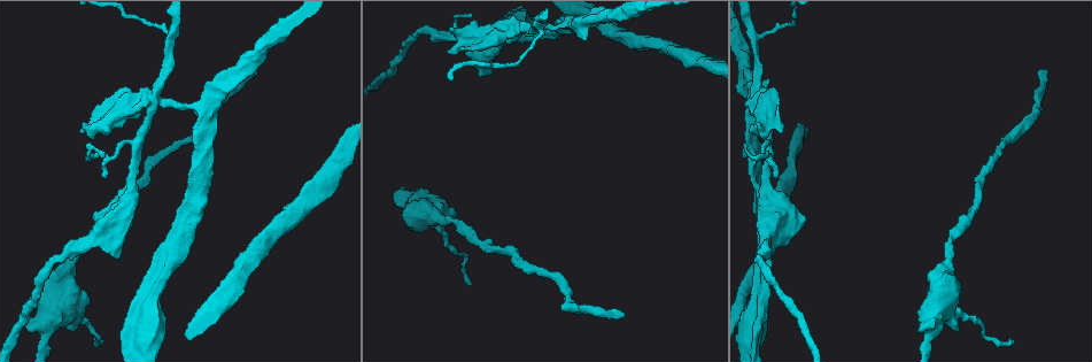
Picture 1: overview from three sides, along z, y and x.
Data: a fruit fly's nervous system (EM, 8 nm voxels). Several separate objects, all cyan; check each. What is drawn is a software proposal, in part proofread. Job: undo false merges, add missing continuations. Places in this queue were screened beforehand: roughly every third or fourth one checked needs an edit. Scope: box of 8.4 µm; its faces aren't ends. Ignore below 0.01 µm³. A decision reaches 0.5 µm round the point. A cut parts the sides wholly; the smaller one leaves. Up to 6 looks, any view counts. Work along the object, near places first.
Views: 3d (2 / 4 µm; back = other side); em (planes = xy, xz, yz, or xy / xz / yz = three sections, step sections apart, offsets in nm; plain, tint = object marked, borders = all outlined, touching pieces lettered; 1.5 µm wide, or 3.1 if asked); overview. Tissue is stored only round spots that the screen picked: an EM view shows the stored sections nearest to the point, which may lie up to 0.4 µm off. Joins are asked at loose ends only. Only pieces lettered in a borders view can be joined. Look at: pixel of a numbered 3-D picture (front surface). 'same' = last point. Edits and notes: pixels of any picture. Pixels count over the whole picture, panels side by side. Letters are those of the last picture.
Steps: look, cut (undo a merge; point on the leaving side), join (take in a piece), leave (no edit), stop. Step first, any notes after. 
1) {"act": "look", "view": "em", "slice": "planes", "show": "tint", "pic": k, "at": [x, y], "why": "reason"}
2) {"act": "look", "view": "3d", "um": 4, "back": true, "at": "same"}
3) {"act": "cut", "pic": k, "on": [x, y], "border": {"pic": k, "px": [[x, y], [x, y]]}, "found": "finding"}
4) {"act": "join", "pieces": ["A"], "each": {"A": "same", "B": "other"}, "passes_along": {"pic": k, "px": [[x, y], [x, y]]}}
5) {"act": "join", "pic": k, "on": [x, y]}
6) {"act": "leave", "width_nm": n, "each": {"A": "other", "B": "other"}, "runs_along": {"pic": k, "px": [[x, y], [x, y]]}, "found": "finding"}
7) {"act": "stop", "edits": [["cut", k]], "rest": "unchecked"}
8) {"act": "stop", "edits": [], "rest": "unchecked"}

{"act": "look", "view": "3d", "um": 4, "pic": 1, "at": [469, 284], "why": "thin end"}

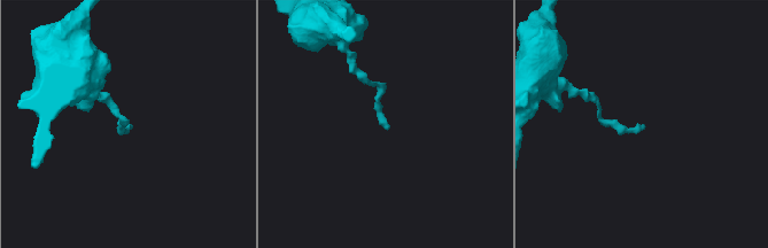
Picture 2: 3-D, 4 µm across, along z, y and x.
{"act": "look", "view": "em", "slice": "planes", "show": "plain", "pic": 2, "at": [387, 129]}

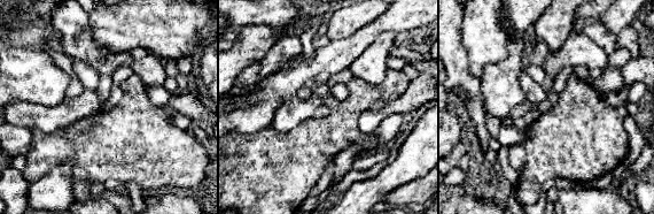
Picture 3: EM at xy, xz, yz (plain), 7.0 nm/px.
{"act": "look", "view": "em", "slice": "planes", "show": "borders", "at": "same", "why": "what lies round it"}

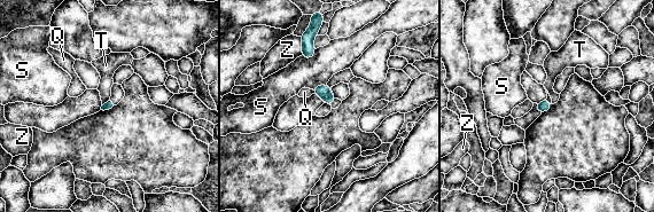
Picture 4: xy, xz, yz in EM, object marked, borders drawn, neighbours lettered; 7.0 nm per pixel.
{"act": "leave", "each": {"Q": "other", "S": "other", "T": "other", "Z": "other"}, "border": {"pic": 4, "px": [[109, 100], [102, 106]]}, "found": "none of them fits"}

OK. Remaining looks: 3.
{"act": "look", "view": "3d", "um": 2, "pic": 1, "at": [624, 315], "why": "free end"}

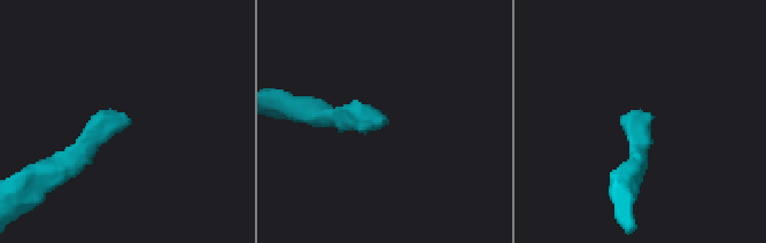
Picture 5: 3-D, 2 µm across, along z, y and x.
{"act": "look", "view": "em", "slice": "planes", "show": "borders", "pic": 5, "at": [643, 125]}

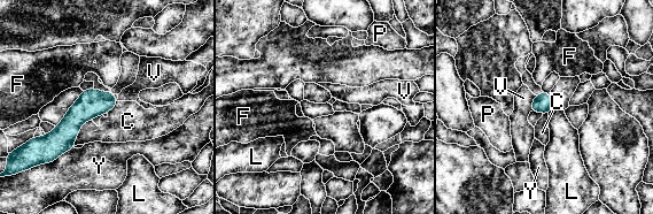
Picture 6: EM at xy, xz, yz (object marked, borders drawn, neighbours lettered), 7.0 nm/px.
{"act": "leave", "each": {"C": "other", "F": "other", "L": "other", "P": "other", "V": "other", "Y": "other"}, "runs_along": {"pic": 6, "px": [[111, 96], [93, 102], [41, 152]]}, "found": "no lettered piece goes on from it"}

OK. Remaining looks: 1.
{"act": "look", "view": "em", "slice": "planes", "show": "borders", "pic": 1, "at": [176, 243], "why": "arms run side by side"}

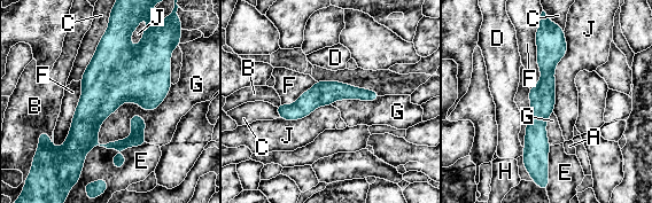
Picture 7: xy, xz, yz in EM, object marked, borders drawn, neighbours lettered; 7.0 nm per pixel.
{"act": "leave", "longest_contact_nm": ["G", 650], "each": {"A": "other", "B": "other", "C": "other", "D": "other", "E": "other", "F": "other", "G": "other", "H": "other", "J": "other"}, "runs_along": {"pic": 7, "px": [[549, 33], [537, 171]]}, "found": "all the same neuron"}

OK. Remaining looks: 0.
{"act": "stop", "edits": [], "rest": "unchecked"}

